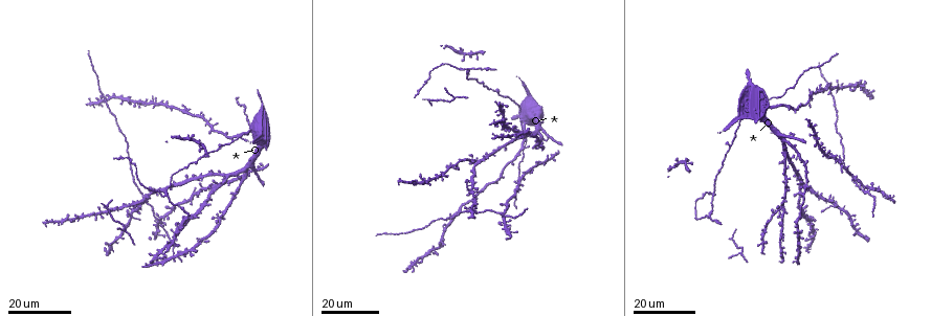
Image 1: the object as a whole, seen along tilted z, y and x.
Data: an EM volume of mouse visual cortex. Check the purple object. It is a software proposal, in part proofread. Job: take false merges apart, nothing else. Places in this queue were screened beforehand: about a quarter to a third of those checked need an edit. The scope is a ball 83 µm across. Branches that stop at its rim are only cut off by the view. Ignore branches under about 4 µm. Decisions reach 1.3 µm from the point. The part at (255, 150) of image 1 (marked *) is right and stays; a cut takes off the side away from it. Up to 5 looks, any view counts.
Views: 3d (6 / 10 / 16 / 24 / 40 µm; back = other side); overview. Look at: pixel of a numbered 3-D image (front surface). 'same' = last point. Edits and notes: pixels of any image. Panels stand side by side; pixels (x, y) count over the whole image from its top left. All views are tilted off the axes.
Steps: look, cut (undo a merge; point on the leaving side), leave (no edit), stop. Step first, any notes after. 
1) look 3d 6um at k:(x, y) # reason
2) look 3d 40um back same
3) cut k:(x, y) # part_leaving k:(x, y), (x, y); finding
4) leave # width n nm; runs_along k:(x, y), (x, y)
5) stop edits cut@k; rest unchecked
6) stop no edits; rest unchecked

look 3d 16um at 1:(521, 113)

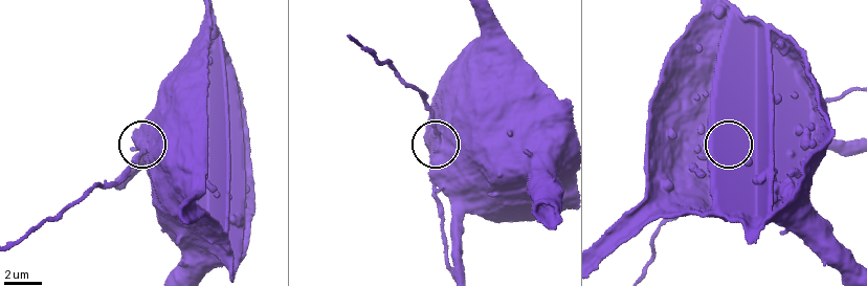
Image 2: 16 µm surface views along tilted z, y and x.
look 3d 6um at 2:(440, 139)

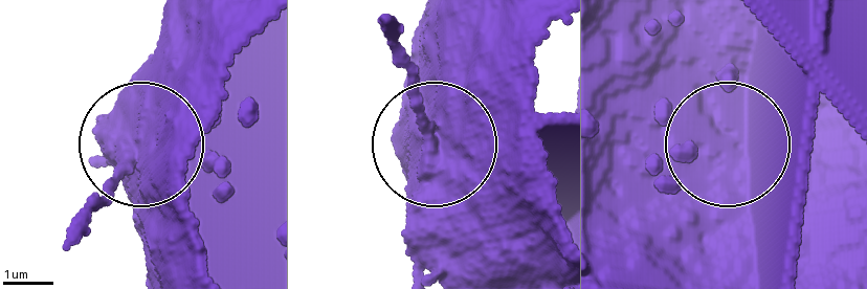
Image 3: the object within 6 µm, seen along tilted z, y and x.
leave # continuous, no second neuron

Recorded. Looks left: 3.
look 3d 16um at 1:(134, 219) # looks like a crossing

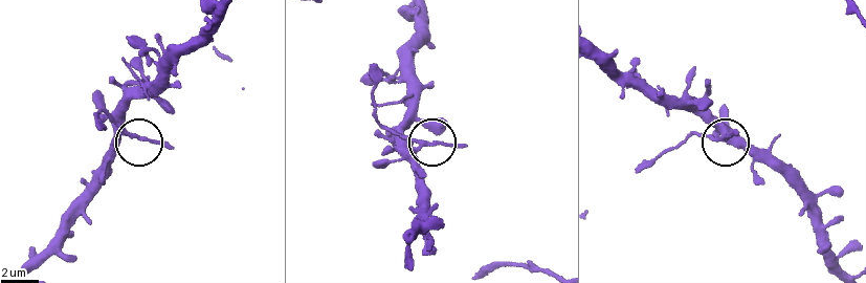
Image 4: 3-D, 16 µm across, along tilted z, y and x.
look 3d 6um at 4:(418, 151) # zoom in

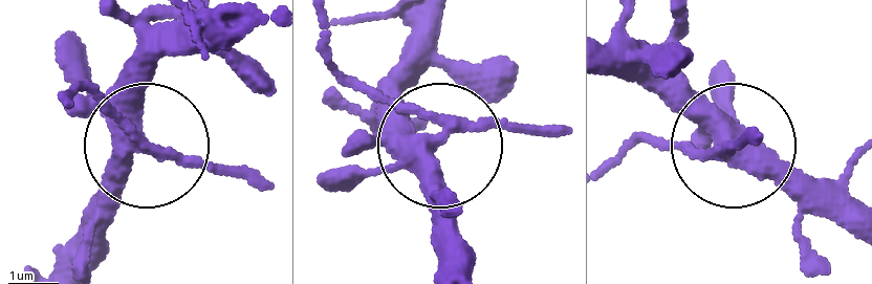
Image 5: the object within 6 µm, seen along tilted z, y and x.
cut 5:(226, 168) # width 370 nm; part_leaving 5:(153, 146), (84, 94), (67, 96); two neurons meet here

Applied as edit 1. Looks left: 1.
stop edits cut@5; rest unchecked

